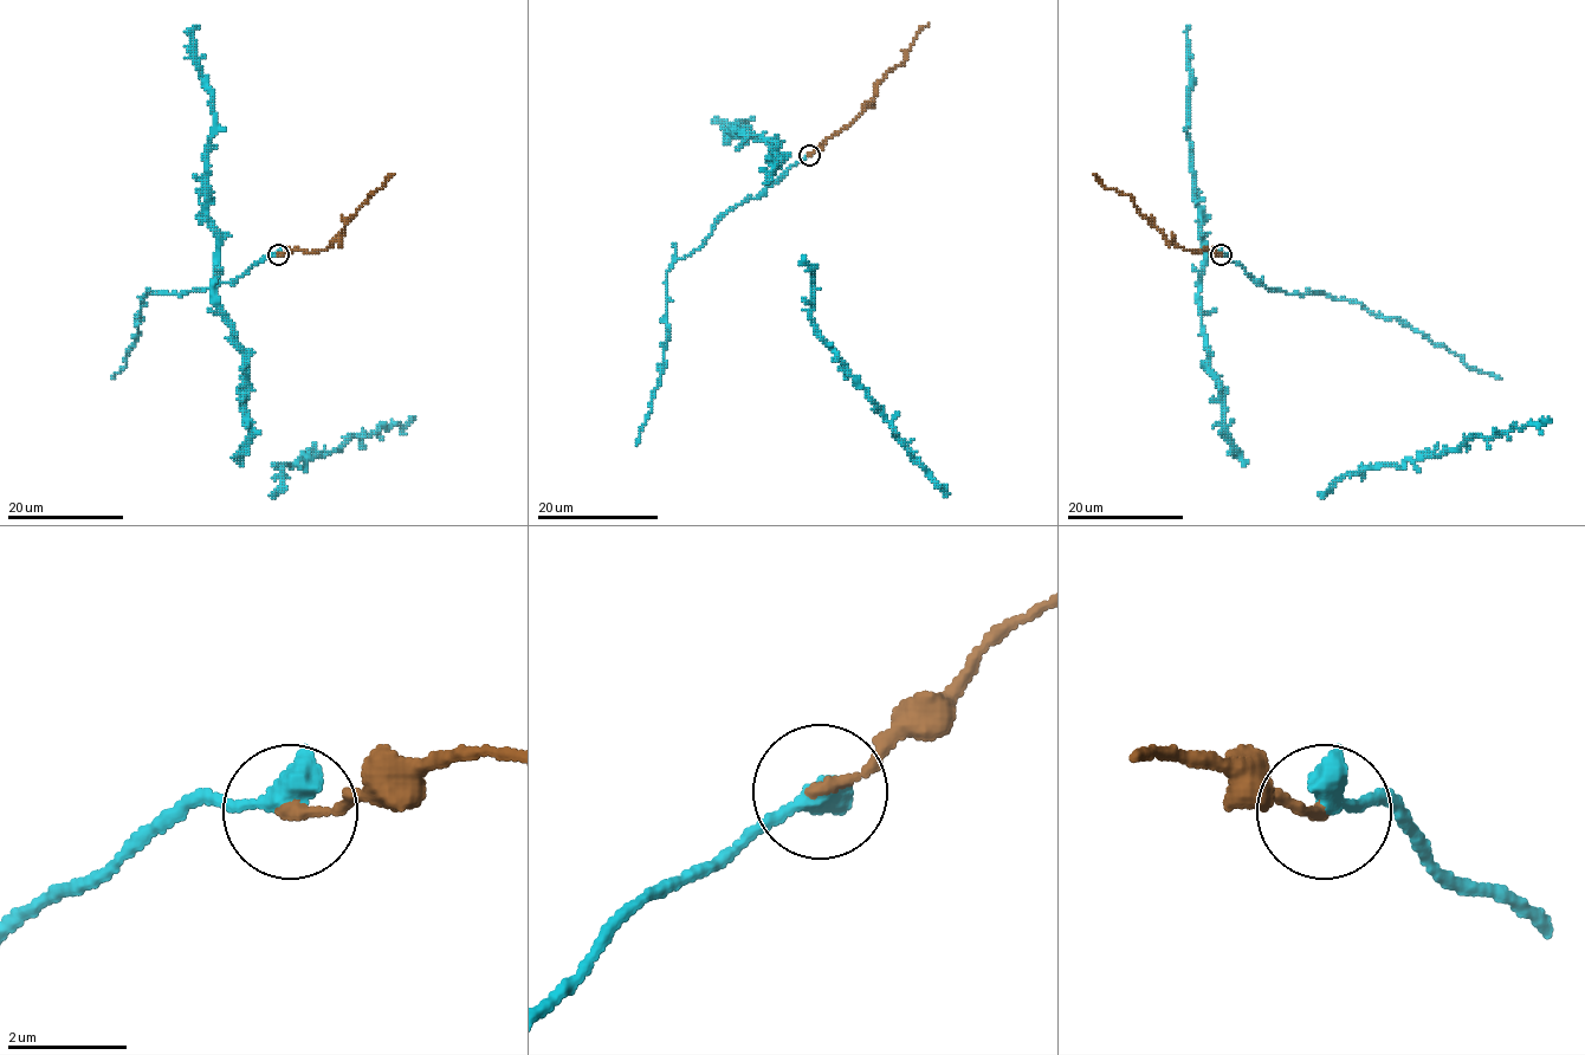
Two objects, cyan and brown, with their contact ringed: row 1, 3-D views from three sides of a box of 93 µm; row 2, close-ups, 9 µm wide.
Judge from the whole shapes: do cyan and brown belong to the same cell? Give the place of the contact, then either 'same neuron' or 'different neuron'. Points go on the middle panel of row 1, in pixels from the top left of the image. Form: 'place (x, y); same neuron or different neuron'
place (809, 155); same neuron

